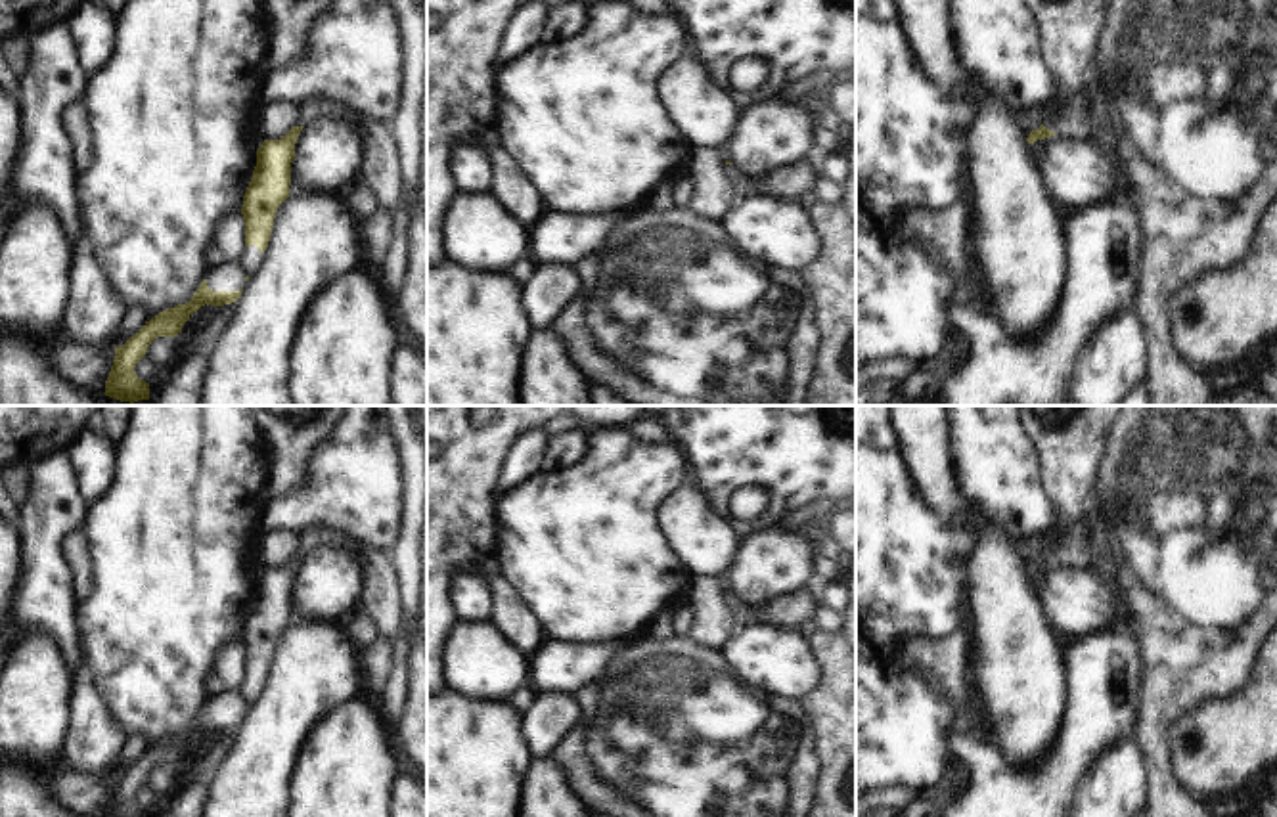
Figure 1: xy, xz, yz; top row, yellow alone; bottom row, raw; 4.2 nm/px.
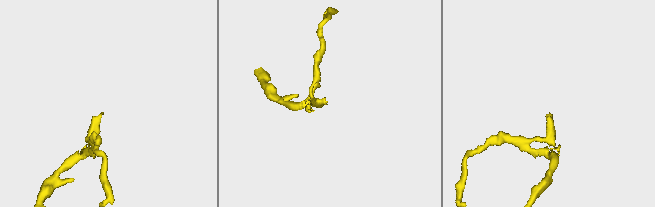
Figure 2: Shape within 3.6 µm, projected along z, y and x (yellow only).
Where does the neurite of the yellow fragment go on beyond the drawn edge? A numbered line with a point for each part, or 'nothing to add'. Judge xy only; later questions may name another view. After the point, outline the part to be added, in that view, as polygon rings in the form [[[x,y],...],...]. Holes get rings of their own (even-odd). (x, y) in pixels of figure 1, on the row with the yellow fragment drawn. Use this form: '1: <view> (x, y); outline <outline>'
1: xy (380, 169); outline [[[324,98],[299,105],[297,126],[306,126],[316,119],[350,121],[360,128],[364,157],[358,174],[362,184],[371,191],[379,209],[387,210],[392,222],[398,222],[404,189],[398,180],[398,161],[391,138],[391,124],[364,119],[347,105]]]

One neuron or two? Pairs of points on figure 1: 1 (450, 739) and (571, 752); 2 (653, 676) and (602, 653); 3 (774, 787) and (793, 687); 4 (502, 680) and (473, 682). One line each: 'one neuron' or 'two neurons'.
1: two neurons
2: two neurons
3: two neurons
4: one neuron

